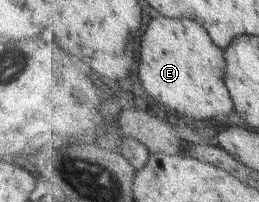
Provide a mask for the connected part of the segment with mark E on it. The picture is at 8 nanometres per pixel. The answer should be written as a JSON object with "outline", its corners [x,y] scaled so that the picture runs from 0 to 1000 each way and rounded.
{"outline":[[[641,79],[595,89],[548,188],[541,376],[564,446],[610,505],[749,594],[807,594],[903,545],[892,465],[865,416],[865,257],[757,99],[672,99]]]}

